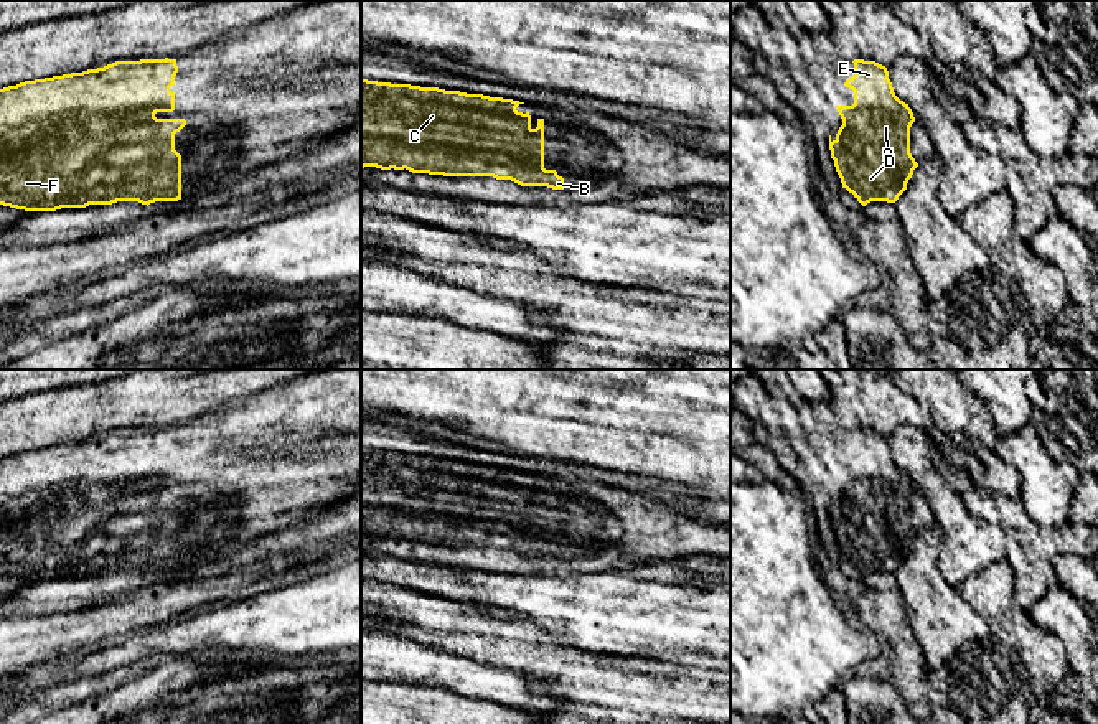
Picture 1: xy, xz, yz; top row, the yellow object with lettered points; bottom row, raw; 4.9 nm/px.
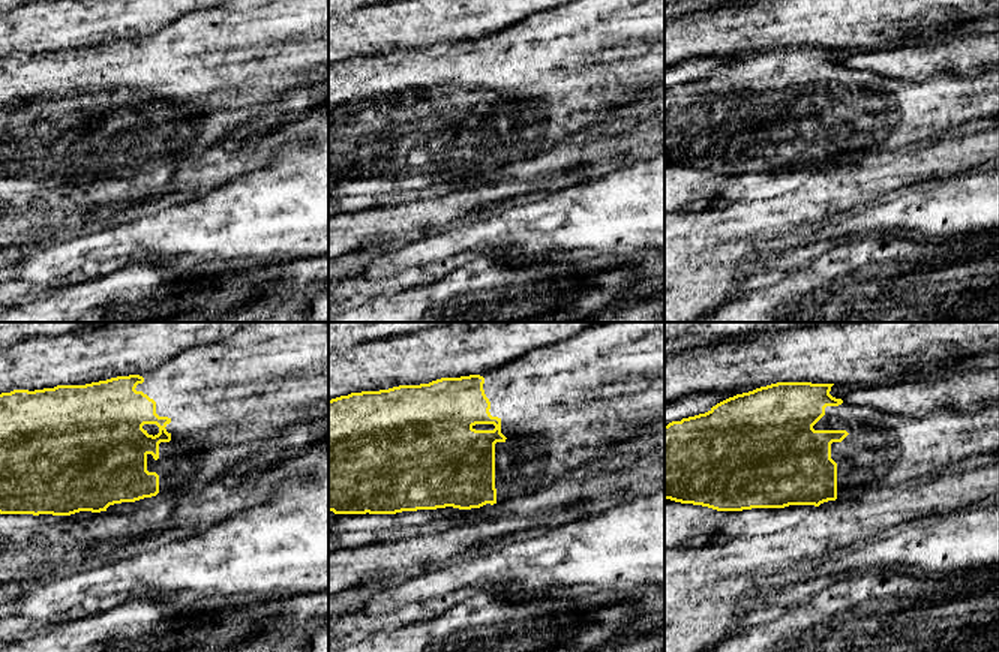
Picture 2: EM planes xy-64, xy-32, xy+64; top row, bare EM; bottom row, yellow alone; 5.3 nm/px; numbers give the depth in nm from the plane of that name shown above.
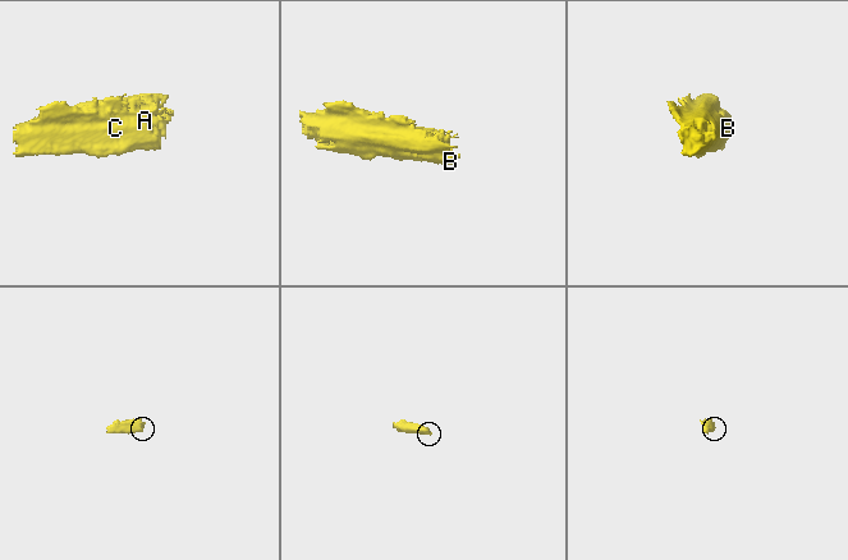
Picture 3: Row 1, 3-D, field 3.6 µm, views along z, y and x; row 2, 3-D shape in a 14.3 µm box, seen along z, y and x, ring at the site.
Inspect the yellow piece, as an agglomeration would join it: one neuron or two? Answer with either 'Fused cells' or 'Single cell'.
Single cell

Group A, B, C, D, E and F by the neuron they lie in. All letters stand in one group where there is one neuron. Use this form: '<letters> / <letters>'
A B C D E F

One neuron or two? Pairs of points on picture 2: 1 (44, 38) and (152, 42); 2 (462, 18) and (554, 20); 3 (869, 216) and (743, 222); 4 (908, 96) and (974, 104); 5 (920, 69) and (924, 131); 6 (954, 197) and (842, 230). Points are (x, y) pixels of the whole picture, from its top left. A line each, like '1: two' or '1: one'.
1: two
2: two
3: two
4: one
5: two
6: one

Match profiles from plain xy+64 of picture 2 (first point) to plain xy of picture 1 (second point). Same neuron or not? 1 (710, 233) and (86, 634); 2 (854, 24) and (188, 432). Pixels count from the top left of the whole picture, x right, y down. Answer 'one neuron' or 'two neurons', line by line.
1: one neuron
2: two neurons

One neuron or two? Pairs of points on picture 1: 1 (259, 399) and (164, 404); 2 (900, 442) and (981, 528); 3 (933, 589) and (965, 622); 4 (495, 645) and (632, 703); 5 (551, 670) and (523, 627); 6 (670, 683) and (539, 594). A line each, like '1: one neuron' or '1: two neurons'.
1: two neurons
2: one neuron
3: one neuron
4: one neuron
5: one neuron
6: two neurons

